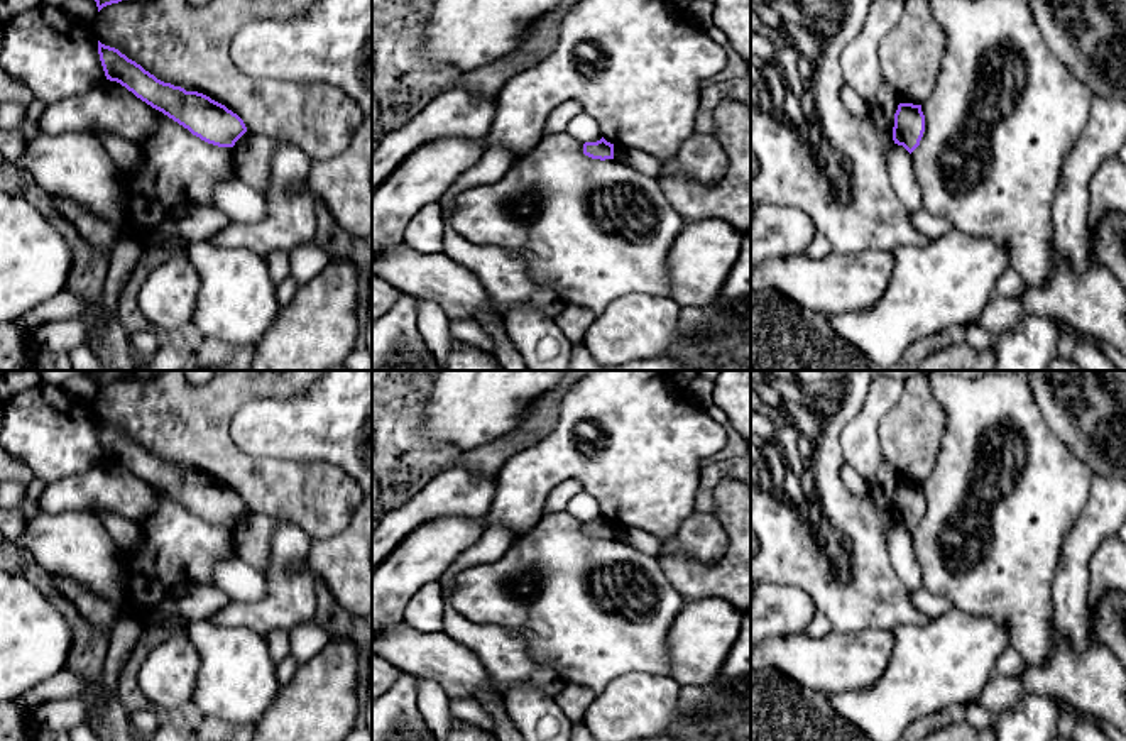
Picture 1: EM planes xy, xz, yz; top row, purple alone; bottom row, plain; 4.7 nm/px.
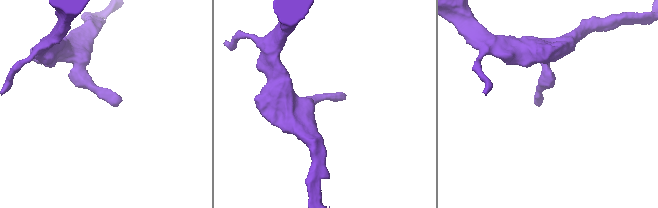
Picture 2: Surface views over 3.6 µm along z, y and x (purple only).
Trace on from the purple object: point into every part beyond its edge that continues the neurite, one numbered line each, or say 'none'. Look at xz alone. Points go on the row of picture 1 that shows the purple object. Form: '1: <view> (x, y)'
none

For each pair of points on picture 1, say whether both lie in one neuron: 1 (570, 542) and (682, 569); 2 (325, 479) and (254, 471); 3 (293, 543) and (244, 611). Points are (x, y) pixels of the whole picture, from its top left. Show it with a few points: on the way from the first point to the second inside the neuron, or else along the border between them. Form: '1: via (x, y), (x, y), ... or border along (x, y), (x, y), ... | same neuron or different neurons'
1: border along (656, 557), (663, 574), (683, 596) | different neurons
2: via (308, 479), (271, 479) | same neuron
3: via (281, 564), (279, 591), (264, 606) | same neuron

